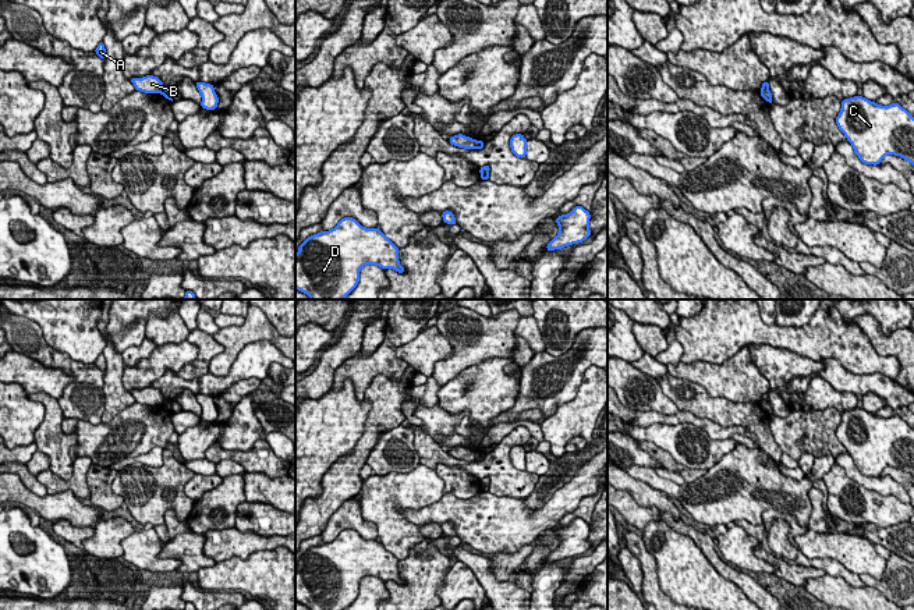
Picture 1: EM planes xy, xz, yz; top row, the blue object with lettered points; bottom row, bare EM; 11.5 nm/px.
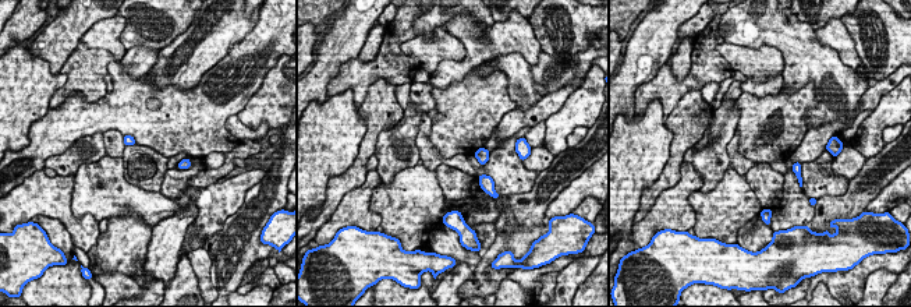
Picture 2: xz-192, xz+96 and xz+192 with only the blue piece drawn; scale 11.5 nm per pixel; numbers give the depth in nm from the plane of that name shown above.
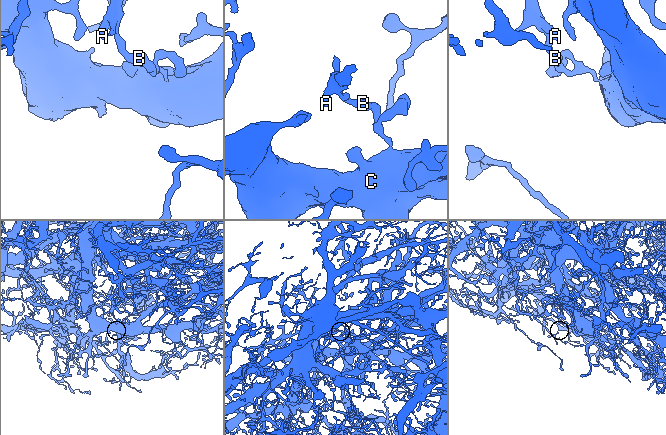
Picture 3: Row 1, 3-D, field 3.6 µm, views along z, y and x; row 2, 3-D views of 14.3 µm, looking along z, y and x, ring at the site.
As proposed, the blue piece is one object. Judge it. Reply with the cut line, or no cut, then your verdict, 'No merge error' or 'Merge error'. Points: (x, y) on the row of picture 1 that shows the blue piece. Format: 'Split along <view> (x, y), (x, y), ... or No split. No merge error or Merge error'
Split along xz (474, 141), (475, 148). Merge error

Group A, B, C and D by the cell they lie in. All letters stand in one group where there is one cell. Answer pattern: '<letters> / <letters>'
A C D / B

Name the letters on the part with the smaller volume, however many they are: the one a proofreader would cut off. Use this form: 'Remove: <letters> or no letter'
Remove: B

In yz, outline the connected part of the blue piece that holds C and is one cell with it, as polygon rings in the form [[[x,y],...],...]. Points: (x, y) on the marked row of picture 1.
[[[862,96],[844,99],[836,124],[862,163],[876,166],[886,155],[894,155],[914,166],[914,117],[899,103],[882,106]]]

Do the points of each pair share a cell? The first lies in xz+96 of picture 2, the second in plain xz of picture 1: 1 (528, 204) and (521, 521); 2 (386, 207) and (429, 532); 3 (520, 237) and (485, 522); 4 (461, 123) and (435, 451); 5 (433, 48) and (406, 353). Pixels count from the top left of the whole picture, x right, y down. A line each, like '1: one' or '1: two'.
1: two
2: two
3: two
4: two
5: one

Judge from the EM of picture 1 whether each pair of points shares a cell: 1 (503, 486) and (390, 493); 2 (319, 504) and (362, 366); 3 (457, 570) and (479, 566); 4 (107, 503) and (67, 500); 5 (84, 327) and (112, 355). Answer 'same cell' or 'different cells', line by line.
1: different cells
2: different cells
3: different cells
4: different cells
5: different cells

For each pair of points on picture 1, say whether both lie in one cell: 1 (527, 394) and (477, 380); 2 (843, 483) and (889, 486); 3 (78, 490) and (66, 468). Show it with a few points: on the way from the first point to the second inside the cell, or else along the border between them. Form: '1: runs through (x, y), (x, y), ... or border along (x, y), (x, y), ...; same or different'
1: border along (520, 379), (516, 394); different
2: border along (836, 464), (867, 488), (881, 495), (892, 495); different
3: border along (74, 461), (67, 479), (62, 479), (49, 468); different

